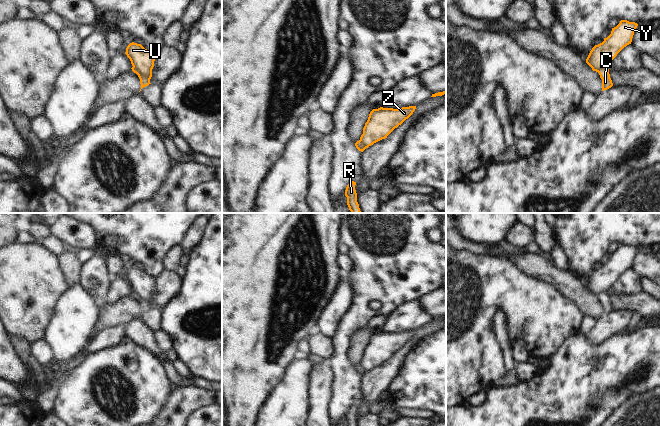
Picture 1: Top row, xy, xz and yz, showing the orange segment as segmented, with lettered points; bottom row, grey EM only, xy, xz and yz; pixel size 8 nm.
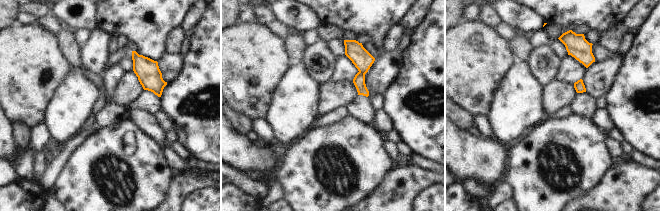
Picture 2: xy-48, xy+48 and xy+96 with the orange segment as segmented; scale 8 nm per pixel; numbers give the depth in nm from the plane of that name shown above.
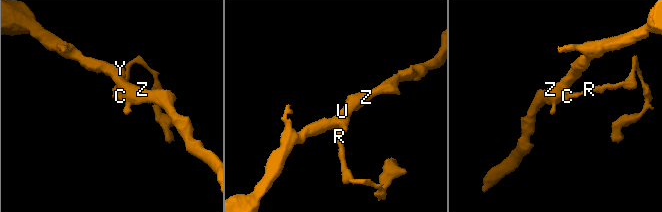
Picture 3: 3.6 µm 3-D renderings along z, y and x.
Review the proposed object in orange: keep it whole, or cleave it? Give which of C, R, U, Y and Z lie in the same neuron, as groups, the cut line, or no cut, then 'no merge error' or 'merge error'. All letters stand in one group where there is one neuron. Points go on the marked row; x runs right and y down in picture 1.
groups C R / U Y Z; cut xy (133, 66), (149, 81); merge error

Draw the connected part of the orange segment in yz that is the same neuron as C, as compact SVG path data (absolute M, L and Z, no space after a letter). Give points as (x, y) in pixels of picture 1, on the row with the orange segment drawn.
M601 68L598 71L600 78L602 79L602 91L607 90L613 86L612 80L610 78L609 69Z

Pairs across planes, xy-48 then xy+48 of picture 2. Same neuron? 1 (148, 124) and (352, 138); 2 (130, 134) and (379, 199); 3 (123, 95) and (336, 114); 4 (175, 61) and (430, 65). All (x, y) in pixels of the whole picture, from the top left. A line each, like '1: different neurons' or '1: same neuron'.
1: different neurons
2: different neurons
3: different neurons
4: different neurons

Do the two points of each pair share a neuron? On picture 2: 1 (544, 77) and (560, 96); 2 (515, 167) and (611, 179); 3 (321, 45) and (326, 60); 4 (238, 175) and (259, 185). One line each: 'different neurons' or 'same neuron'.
1: different neurons
2: different neurons
3: same neuron
4: same neuron

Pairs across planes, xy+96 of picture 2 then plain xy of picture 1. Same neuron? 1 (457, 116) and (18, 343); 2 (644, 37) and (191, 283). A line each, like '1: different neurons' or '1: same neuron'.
1: same neuron
2: same neuron

